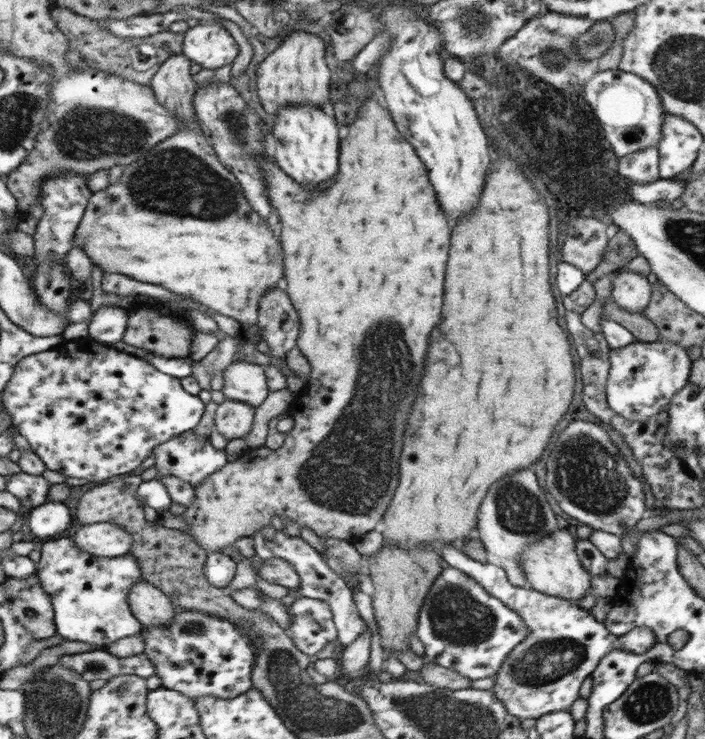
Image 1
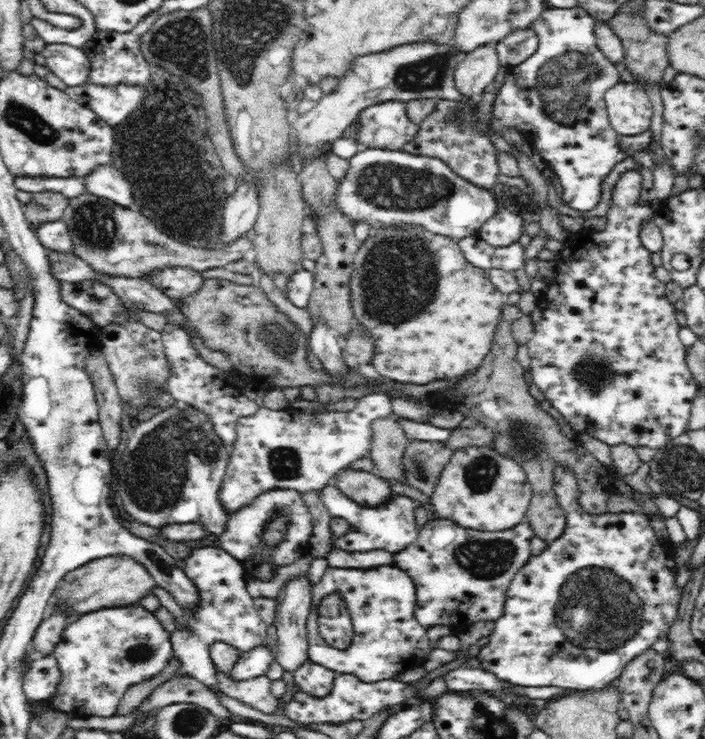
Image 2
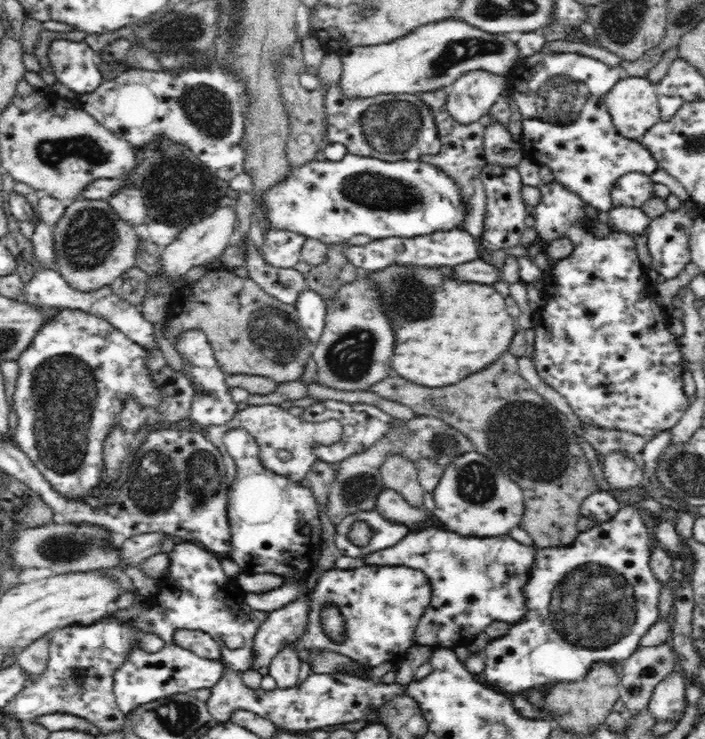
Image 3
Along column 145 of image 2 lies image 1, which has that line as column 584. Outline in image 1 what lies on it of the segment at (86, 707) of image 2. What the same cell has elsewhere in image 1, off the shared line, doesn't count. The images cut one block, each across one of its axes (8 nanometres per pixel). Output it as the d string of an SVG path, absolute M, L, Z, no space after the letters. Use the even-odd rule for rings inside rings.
M454 546L442 548L442 556L450 566L464 570L468 576L474 577L476 581L483 585L492 596L499 597L508 608L515 610L527 625L529 631L527 639L507 656L506 662L496 672L494 676L496 684L492 686L492 691L503 701L508 712L519 719L538 719L540 716L547 715L550 712L569 709L574 706L575 700L579 698L578 690L580 690L582 682L588 676L594 674L596 667L608 654L618 648L642 654L655 643L654 631L649 627L636 627L624 636L614 636L603 622L598 622L594 618L589 609L582 608L563 597L548 596L547 593L538 592L536 589L517 587L511 583L502 567L498 568L494 564L476 562L466 554L462 554L460 550L456 550Z

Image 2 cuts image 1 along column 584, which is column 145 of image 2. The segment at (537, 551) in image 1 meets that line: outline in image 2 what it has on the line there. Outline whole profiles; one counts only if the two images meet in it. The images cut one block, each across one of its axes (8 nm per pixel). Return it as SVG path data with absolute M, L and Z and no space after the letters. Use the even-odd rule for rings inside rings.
M126 555L108 556L67 572L60 579L52 599L55 599L56 604L60 604L62 600L63 604L71 604L72 615L84 615L102 608L138 603L152 590L152 579L151 573L136 558Z

